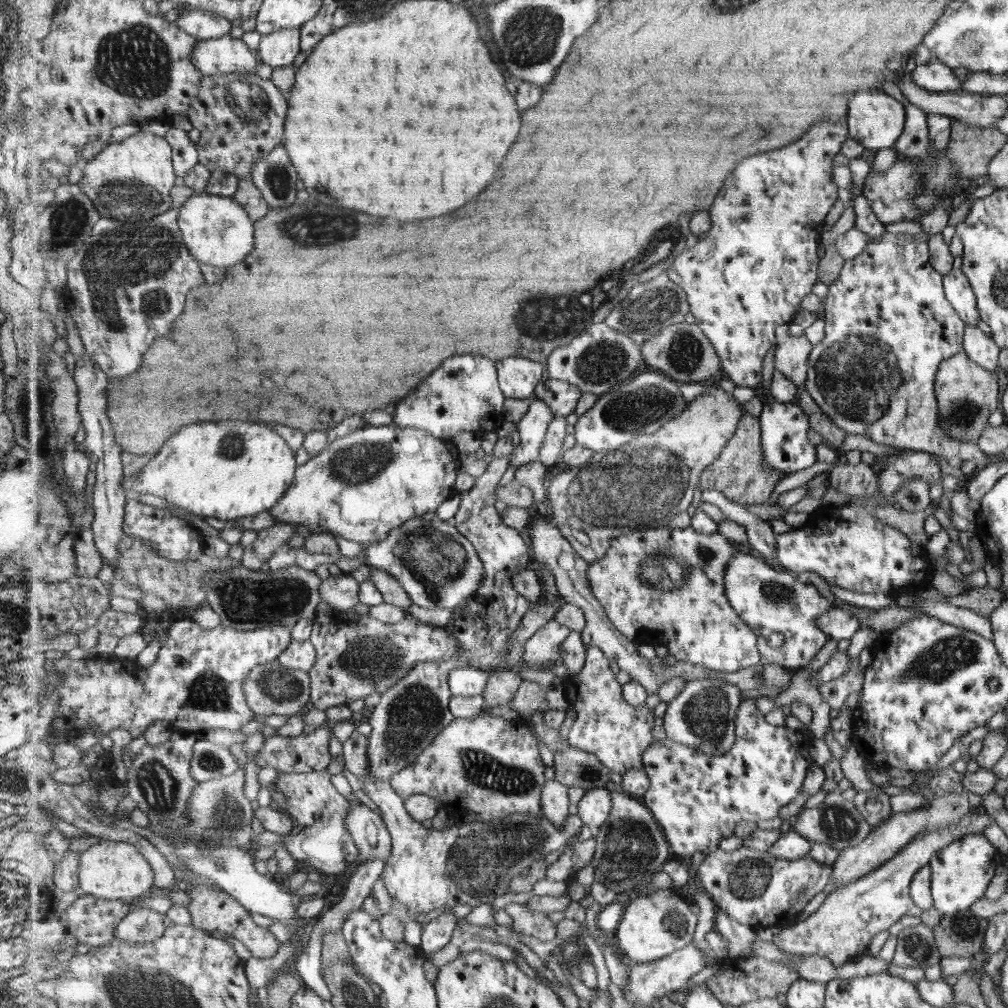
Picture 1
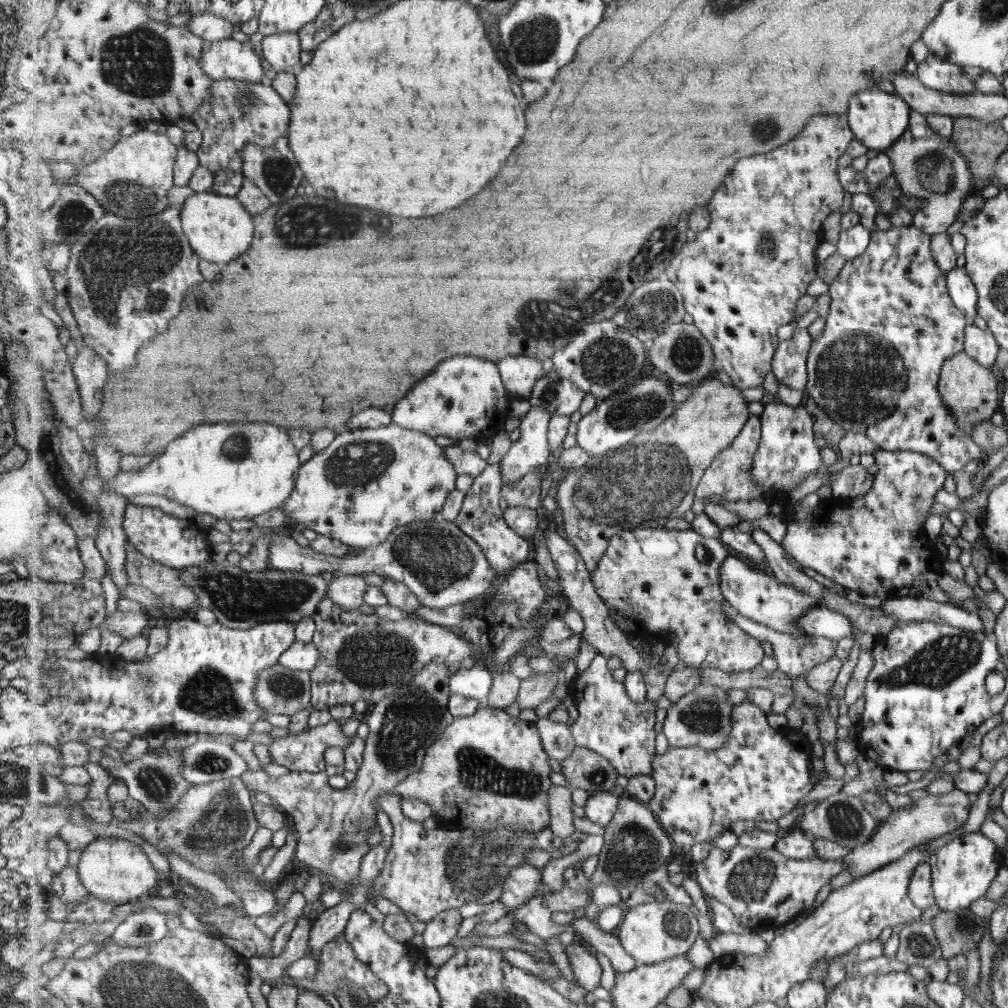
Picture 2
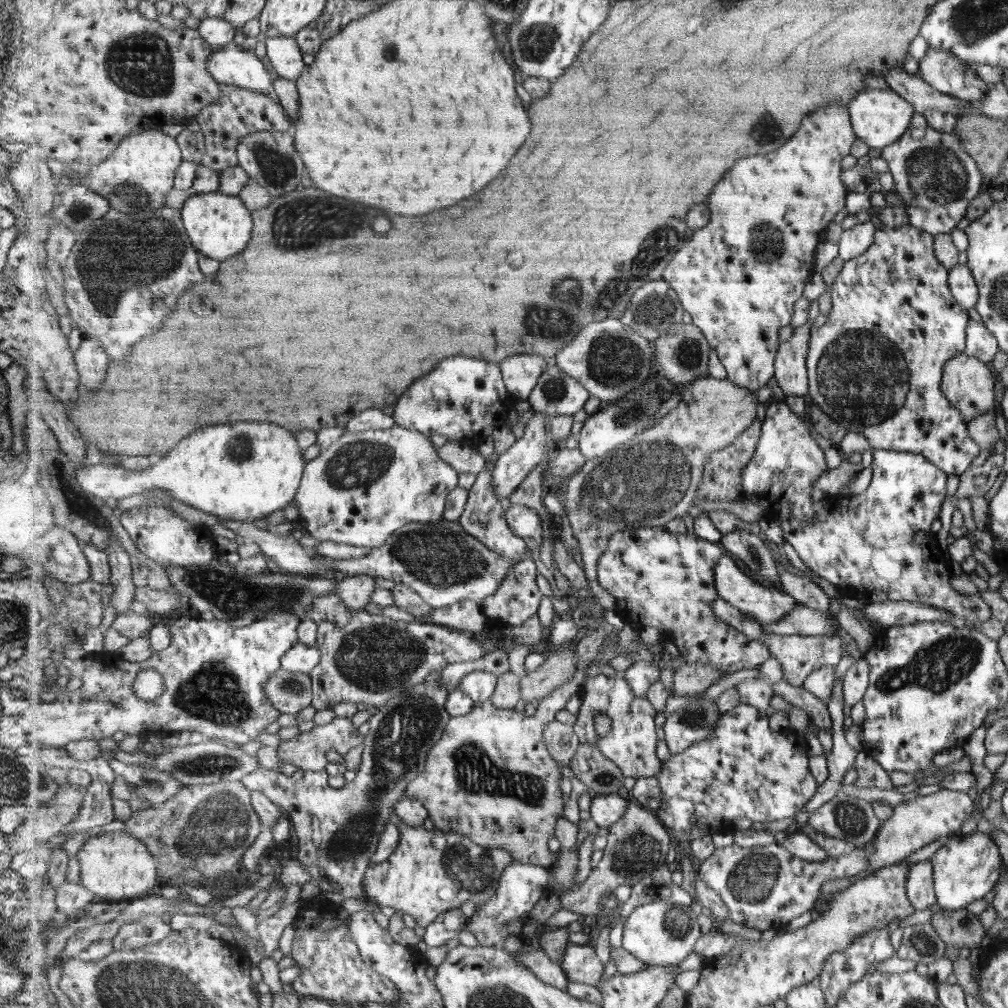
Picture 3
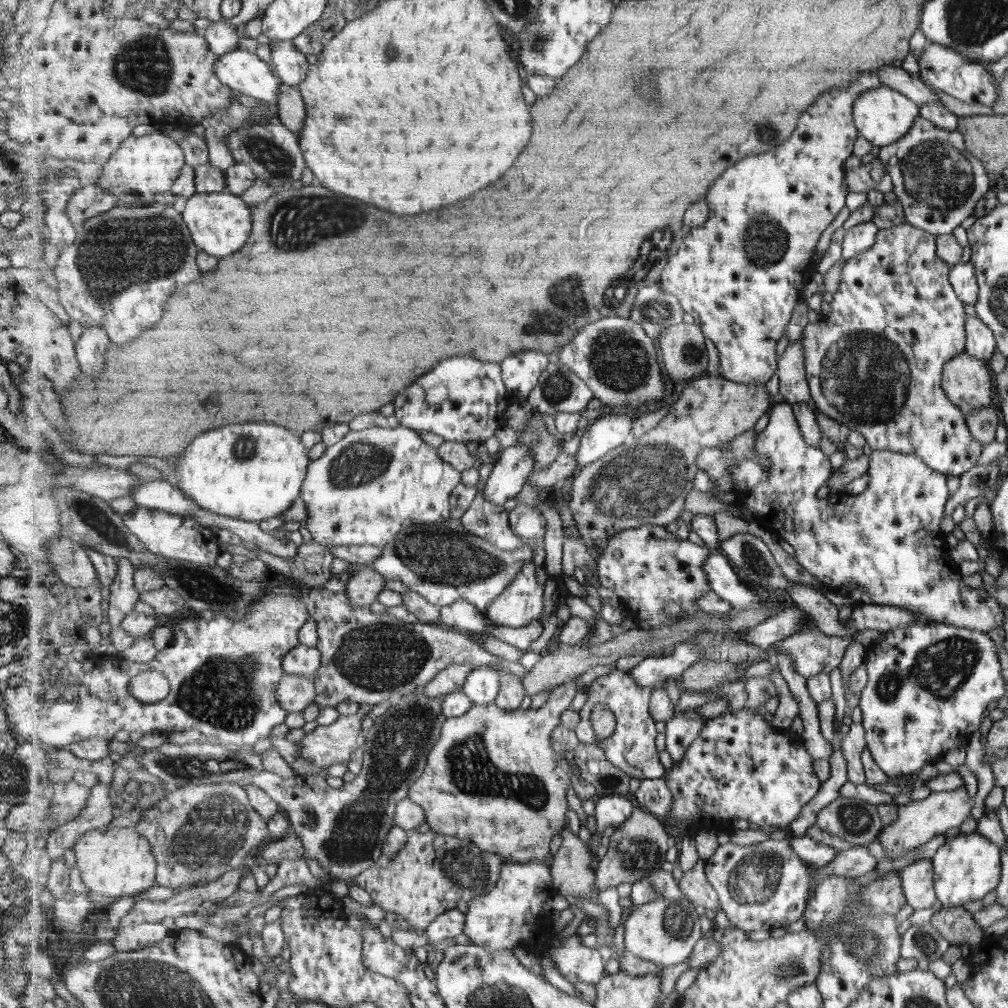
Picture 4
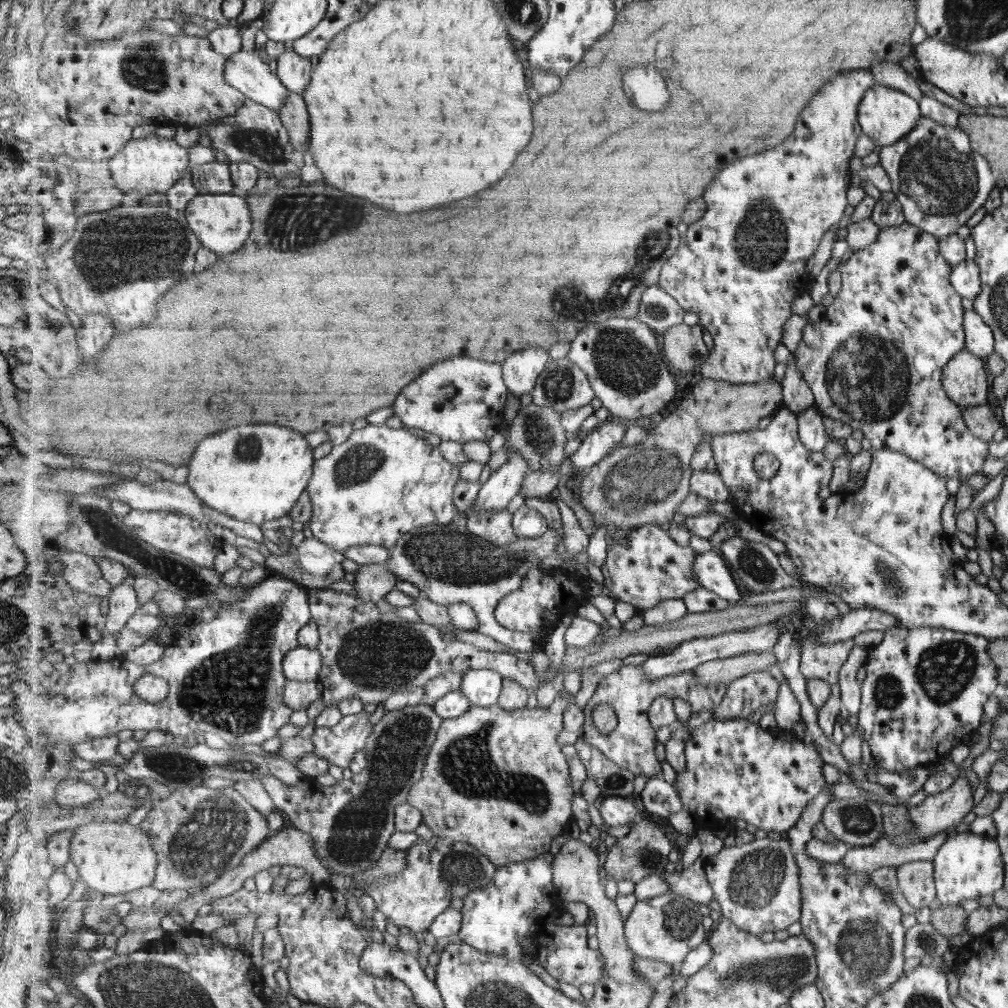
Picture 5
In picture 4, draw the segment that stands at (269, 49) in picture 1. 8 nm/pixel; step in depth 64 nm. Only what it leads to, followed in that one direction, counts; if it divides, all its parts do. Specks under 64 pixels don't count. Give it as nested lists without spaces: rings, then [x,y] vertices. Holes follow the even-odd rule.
[[[270,40],[271,60],[278,77],[289,86],[299,87],[307,78],[312,64],[307,56],[299,52],[293,40]]]

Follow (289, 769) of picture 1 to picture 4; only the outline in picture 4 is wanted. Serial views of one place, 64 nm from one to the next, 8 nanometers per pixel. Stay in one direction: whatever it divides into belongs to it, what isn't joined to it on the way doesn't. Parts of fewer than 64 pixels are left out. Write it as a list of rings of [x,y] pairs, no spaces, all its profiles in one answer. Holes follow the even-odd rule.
[[[359,714],[341,716],[337,722],[333,724],[318,725],[312,731],[305,733],[303,738],[299,741],[299,757],[303,757],[314,764],[327,769],[329,766],[335,764],[344,764],[348,766],[351,763],[353,752],[357,749],[363,749],[367,731],[363,731],[363,722]]]

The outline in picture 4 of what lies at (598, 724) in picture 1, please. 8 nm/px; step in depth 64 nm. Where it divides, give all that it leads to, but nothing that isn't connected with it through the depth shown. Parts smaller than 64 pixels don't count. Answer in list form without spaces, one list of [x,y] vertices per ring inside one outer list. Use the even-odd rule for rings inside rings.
[[[617,670],[594,680],[590,686],[590,696],[587,705],[580,711],[581,722],[575,728],[581,743],[599,744],[605,751],[607,759],[615,766],[627,772],[635,779],[664,779],[665,768],[659,760],[657,752],[657,728],[651,712],[651,701],[657,689],[663,689],[665,682],[657,683],[650,688],[642,688],[635,680],[634,675],[627,670]],[[597,704],[609,706],[617,716],[617,730],[612,737],[605,740],[599,739],[593,724],[591,724],[591,712]]]

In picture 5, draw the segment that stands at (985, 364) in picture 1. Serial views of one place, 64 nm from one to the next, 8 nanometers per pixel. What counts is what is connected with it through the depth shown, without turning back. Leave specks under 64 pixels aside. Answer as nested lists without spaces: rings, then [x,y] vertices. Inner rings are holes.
[[[965,309],[964,330],[965,351],[975,356],[981,356],[982,359],[994,351],[994,338],[991,329],[973,309]]]

